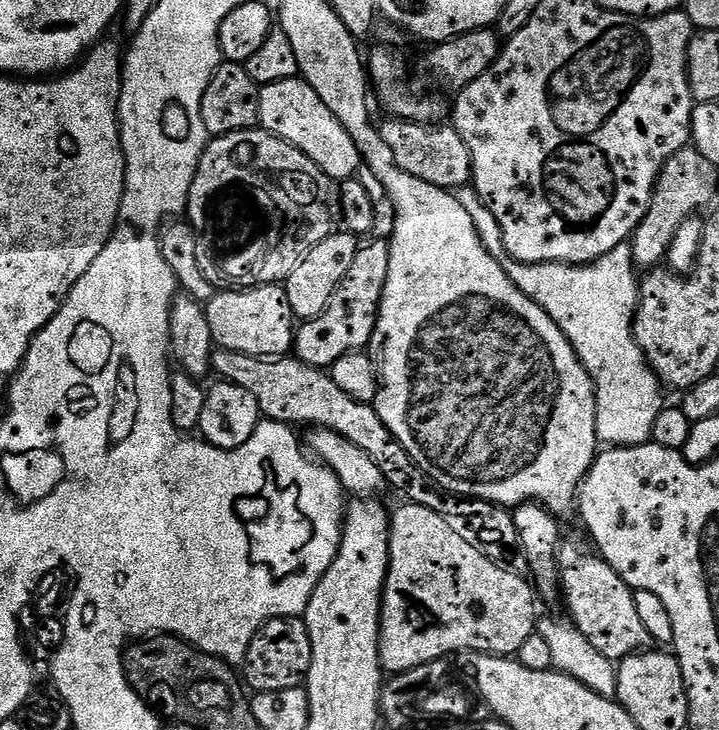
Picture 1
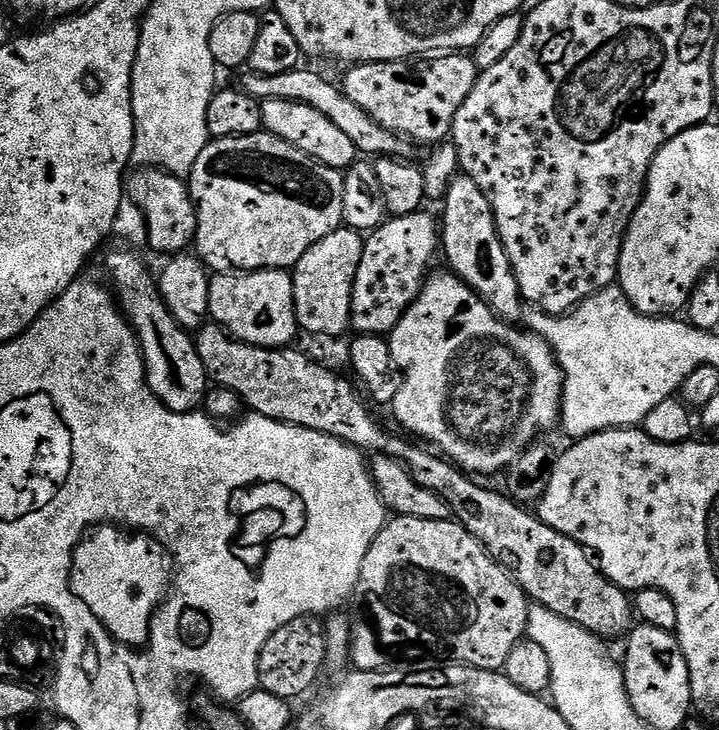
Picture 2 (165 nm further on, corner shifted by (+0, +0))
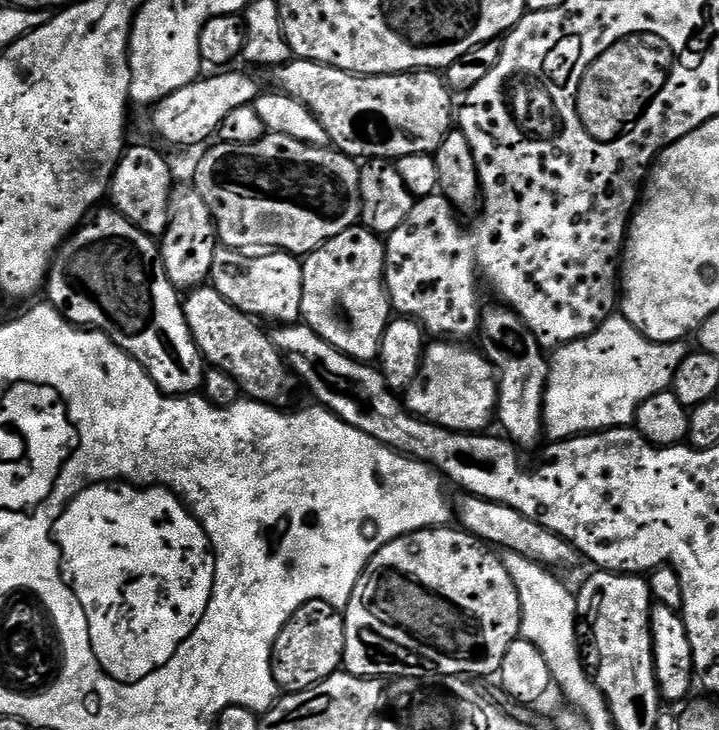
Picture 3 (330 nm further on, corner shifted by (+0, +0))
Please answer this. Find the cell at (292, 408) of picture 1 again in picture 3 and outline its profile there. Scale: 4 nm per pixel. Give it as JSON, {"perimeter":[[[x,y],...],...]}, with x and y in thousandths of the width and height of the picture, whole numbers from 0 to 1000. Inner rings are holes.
{"perimeter":[[[293,392],[266,396],[255,407],[253,415],[259,447],[264,447],[264,458],[285,495],[299,508],[325,516],[341,544],[389,551],[384,548],[395,542],[395,525],[403,516],[403,505],[399,493],[381,474],[377,459],[366,455],[352,434],[314,414],[314,408],[309,408],[309,403]]]}

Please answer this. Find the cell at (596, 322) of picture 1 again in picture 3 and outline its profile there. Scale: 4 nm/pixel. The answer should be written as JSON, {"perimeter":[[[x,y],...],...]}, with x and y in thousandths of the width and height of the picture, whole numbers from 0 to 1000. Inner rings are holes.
{"perimeter":[[[854,430],[843,441],[837,441],[837,447],[832,447],[832,452],[826,452],[815,463],[800,466],[791,471],[782,471],[772,478],[765,488],[765,503],[762,507],[762,533],[757,541],[757,589],[764,604],[791,603],[794,597],[809,597],[821,592],[837,592],[841,586],[866,586],[878,582],[885,573],[885,563],[893,556],[893,551],[898,551],[898,545],[910,545],[910,540],[921,540],[930,536],[935,530],[935,519],[943,507],[943,501],[949,501],[949,496],[960,481],[955,470],[942,468],[937,471],[917,471],[904,463],[898,463],[876,442],[866,430]]]}

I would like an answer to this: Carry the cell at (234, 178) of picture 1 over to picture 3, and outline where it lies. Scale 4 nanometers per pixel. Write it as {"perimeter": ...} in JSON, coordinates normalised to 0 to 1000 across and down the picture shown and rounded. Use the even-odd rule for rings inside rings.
{"perimeter":[[[373,181],[359,195],[342,195],[341,197],[314,197],[300,195],[293,199],[295,204],[280,216],[273,225],[273,247],[270,256],[278,262],[287,282],[292,282],[292,293],[300,305],[300,316],[305,327],[318,340],[330,342],[388,342],[391,345],[405,345],[413,353],[421,353],[430,345],[442,342],[459,326],[476,321],[476,315],[494,312],[502,305],[501,300],[501,225],[491,215],[480,208],[469,208],[460,200],[446,200],[444,197],[427,197],[414,195],[409,189],[398,189],[392,184]]]}

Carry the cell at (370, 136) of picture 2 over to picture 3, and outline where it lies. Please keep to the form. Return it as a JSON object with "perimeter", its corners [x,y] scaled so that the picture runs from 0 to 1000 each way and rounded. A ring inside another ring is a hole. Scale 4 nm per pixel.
{"perimeter":[[[306,96],[302,104],[285,103],[267,115],[242,123],[229,137],[220,138],[210,149],[211,175],[234,197],[278,197],[282,192],[293,193],[309,173],[314,156],[331,151],[331,145],[355,144],[364,129],[364,119],[345,99]]]}

